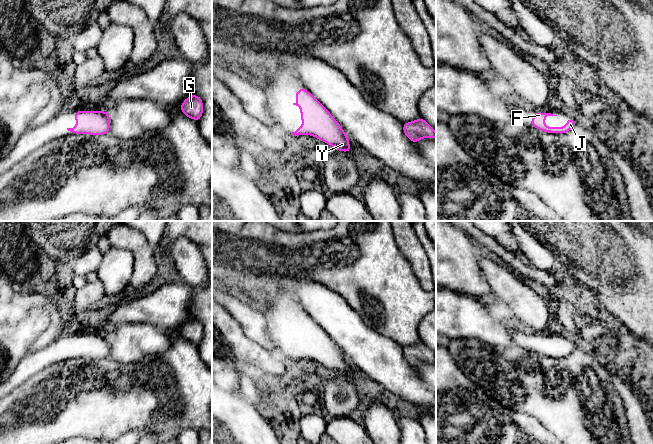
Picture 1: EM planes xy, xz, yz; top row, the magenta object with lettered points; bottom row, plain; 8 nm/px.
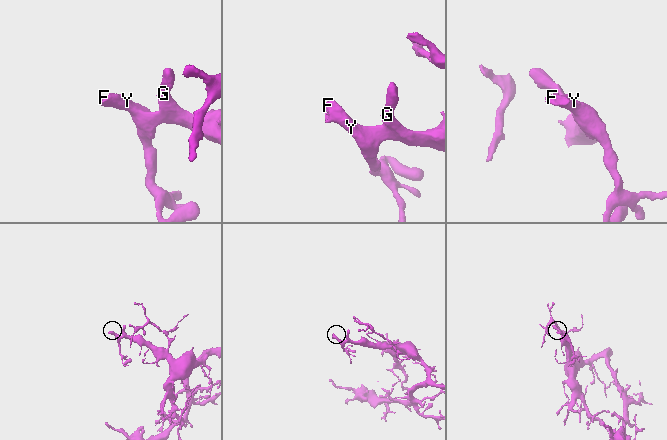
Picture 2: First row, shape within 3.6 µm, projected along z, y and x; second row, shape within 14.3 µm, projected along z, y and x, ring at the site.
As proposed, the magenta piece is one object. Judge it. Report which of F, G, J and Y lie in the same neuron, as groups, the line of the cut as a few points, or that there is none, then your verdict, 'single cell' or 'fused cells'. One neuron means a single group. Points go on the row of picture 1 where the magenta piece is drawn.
F G J Y; no cut; single cell

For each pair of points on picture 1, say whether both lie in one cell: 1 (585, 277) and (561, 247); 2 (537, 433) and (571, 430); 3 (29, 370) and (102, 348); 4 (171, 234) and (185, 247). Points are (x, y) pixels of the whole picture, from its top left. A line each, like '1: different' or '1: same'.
1: same
2: different
3: same
4: different

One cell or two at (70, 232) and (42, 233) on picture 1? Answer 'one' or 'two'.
one

